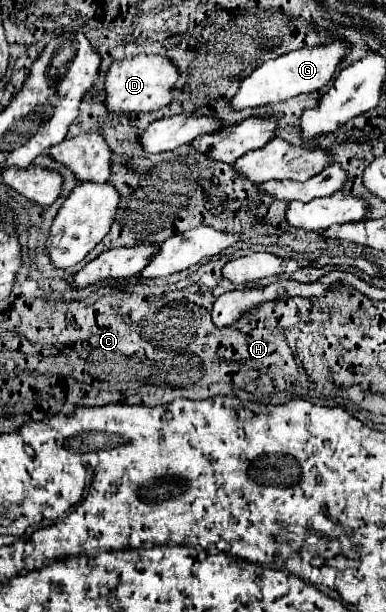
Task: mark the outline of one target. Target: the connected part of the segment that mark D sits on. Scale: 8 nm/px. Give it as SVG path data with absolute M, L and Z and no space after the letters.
M139 55L123 61L115 61L107 71L107 107L115 113L149 113L157 111L173 101L173 91L179 81L177 65L165 55Z

